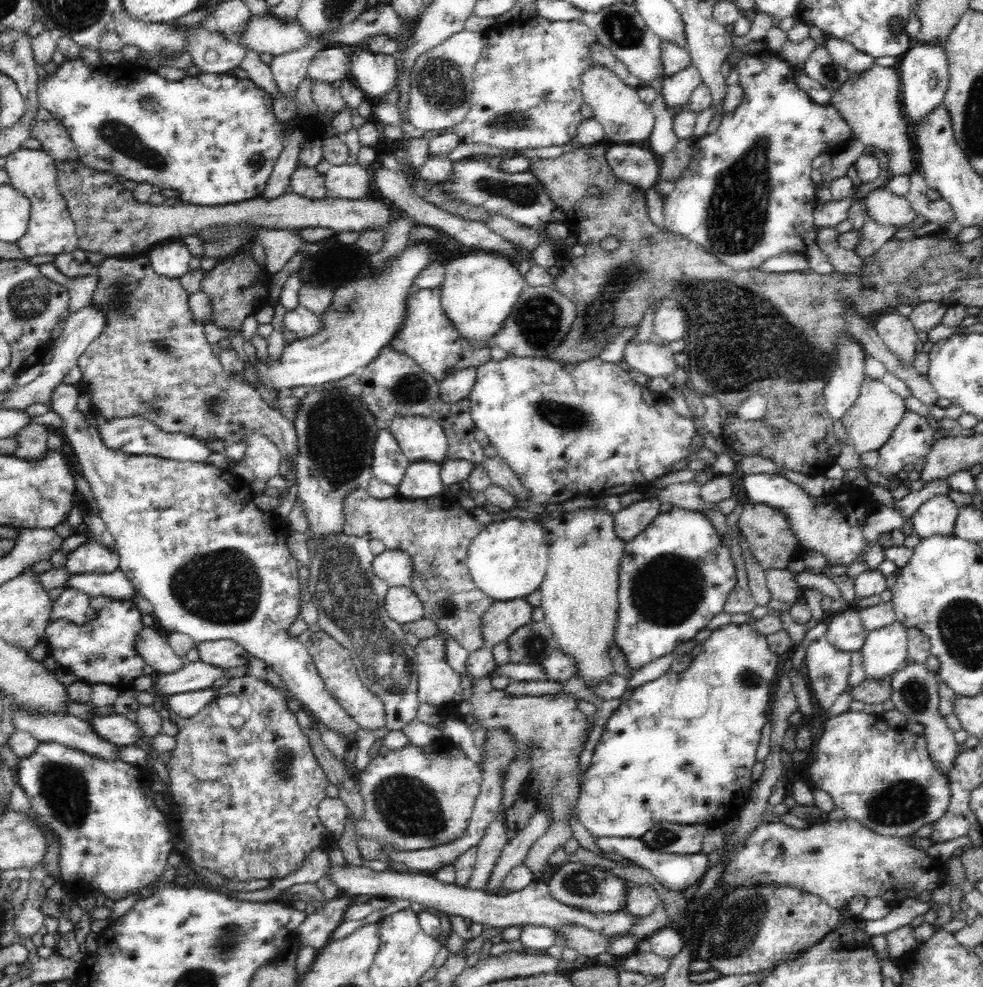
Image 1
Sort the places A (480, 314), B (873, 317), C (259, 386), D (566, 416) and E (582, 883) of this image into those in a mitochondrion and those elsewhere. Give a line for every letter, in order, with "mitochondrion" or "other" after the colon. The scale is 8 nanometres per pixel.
A: other
B: other
C: other
D: mitochondrion
E: mitochondrion

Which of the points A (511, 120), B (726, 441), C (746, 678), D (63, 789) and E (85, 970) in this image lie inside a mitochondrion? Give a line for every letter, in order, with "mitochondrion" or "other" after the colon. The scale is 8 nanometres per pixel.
A: mitochondrion
B: other
C: mitochondrion
D: mitochondrion
E: other

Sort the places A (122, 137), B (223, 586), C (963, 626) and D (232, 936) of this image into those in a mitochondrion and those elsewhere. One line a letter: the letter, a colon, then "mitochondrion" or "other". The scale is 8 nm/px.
A: mitochondrion
B: mitochondrion
C: mitochondrion
D: mitochondrion

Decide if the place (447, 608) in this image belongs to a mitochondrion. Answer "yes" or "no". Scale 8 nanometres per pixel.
yes

